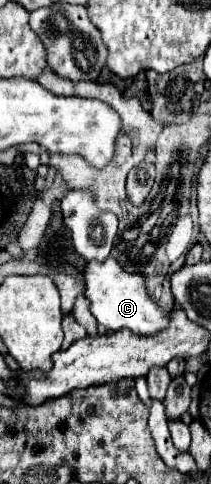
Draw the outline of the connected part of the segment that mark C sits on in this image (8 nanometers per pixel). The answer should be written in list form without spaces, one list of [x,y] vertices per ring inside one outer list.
[[[109,257],[103,263],[89,261],[85,269],[85,295],[91,301],[91,313],[99,325],[111,331],[129,329],[135,335],[155,335],[169,327],[171,313],[177,309],[163,309],[161,303],[149,295],[147,291],[147,277],[141,273],[127,273],[123,267]]]

